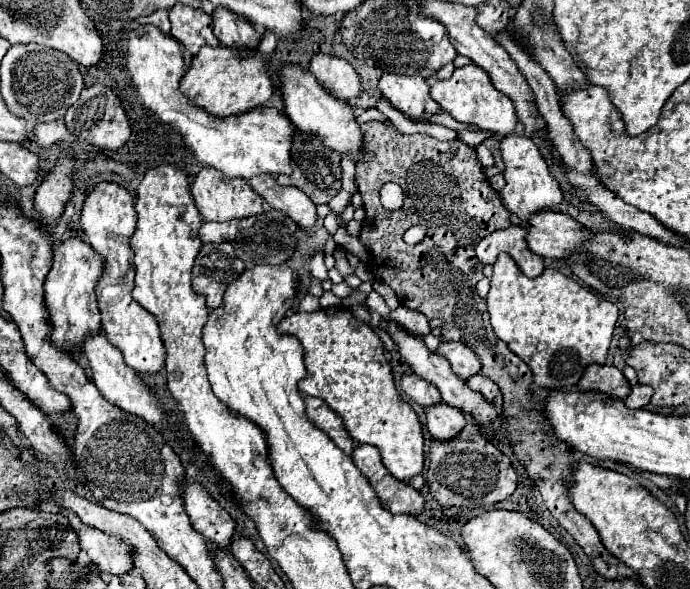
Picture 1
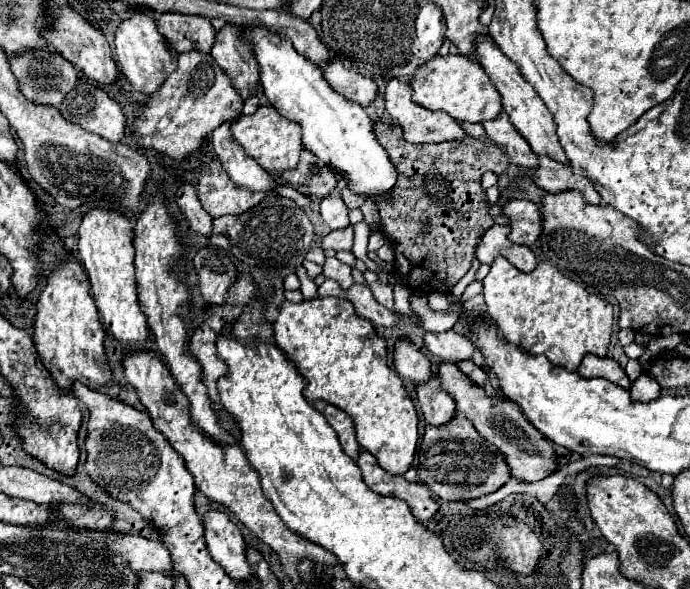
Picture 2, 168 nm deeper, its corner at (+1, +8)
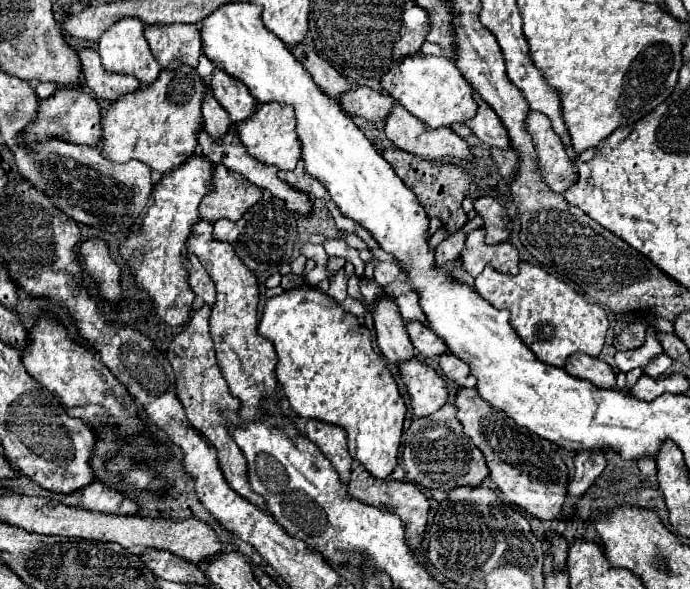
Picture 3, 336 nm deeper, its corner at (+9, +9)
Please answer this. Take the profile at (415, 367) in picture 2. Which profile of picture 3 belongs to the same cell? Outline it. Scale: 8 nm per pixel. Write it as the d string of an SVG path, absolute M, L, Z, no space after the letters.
M383 296L381 300L377 300L377 304L373 306L373 320L377 346L389 362L401 364L415 358L415 350L405 330L405 322L391 296Z

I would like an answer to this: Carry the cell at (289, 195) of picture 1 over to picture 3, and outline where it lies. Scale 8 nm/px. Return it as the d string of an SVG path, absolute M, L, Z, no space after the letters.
M207 92L207 100L203 100L203 118L205 118L205 132L211 134L215 142L223 142L223 136L229 130L231 118L227 116L225 108L219 106L219 102L213 98L211 92Z

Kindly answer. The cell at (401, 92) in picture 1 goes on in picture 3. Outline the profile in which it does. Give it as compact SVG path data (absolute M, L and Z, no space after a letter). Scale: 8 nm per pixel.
M393 104L393 110L385 118L385 134L397 148L407 150L407 152L417 154L417 156L423 156L423 158L429 158L429 160L441 160L447 156L471 158L467 142L461 136L457 136L451 128L447 128L447 126L427 128L427 124L423 124L421 120L415 120L415 116L411 116L401 104Z

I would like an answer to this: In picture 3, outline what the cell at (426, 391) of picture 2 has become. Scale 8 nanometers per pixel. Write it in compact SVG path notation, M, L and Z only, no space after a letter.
M413 358L409 362L399 364L399 372L411 396L411 408L415 418L437 412L449 400L449 392L443 378L431 366Z

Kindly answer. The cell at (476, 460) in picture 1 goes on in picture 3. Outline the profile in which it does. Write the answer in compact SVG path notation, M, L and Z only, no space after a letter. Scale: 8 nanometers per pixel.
M447 402L441 410L431 416L415 418L405 434L403 442L403 464L407 480L415 482L427 490L451 492L451 488L471 486L477 488L489 476L487 462L479 448L463 436L461 422L455 418L455 406Z

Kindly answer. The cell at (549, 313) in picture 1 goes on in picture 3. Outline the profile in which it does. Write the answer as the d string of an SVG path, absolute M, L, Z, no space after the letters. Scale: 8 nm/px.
M521 262L519 264L519 274L511 276L511 274L503 274L497 272L495 268L485 268L477 278L475 278L475 290L495 308L509 308L511 310L511 326L513 330L519 334L519 338L533 350L533 354L543 360L545 364L563 368L565 360L575 354L575 352L583 352L589 356L599 356L603 344L605 344L605 332L607 332L607 314L601 306L597 304L587 304L583 300L581 294L577 294L573 288L569 288L569 284L565 284L563 280L557 280L555 276L551 276L549 272L545 272L539 266L533 266L529 262Z

